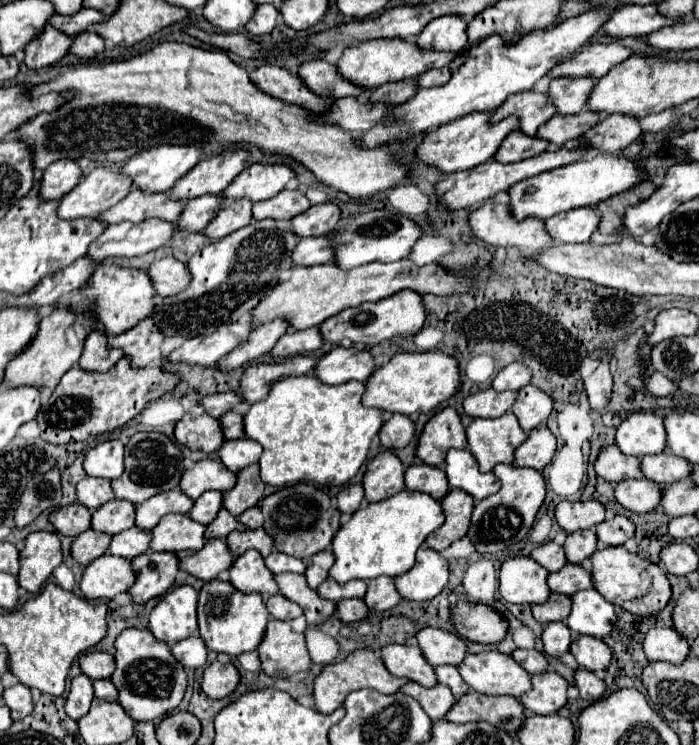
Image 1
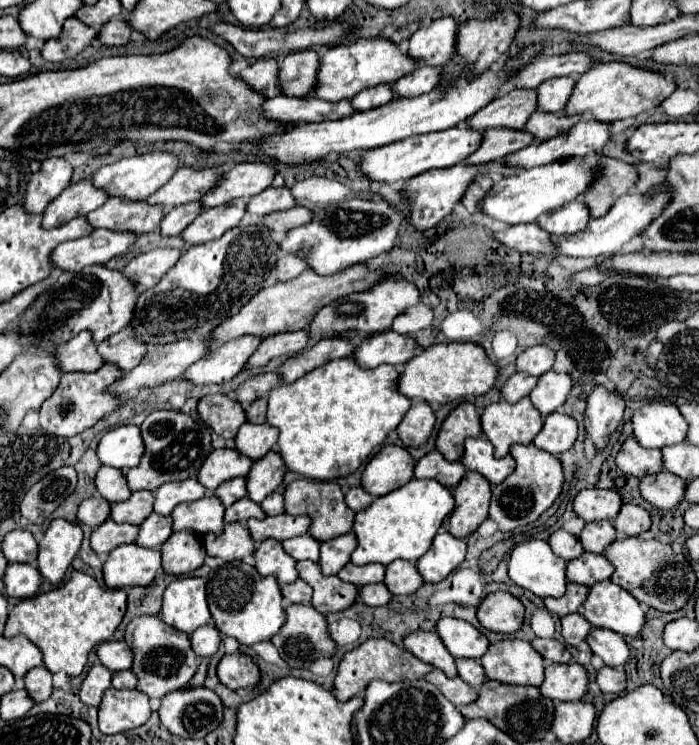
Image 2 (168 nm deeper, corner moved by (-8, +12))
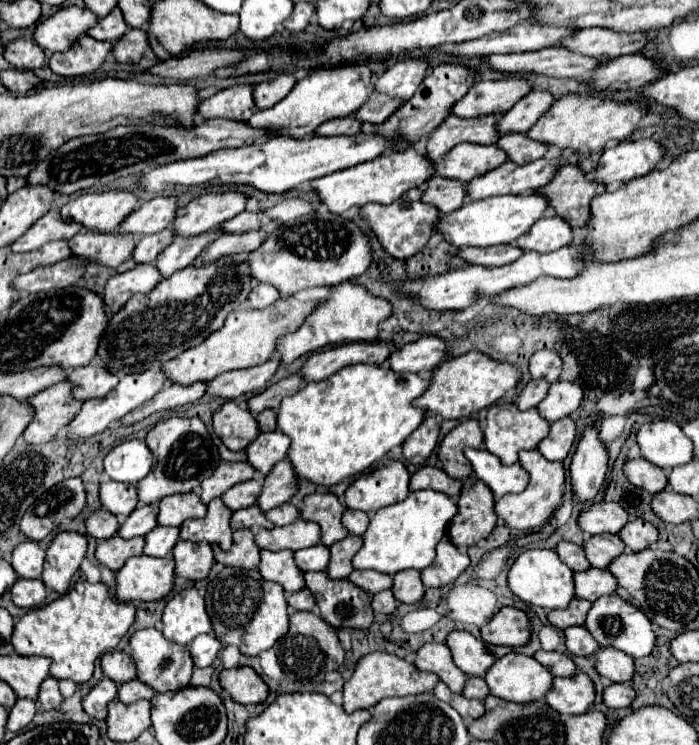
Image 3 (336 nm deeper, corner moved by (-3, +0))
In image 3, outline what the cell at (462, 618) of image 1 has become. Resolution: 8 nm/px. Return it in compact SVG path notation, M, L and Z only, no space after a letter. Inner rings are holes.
M504 606L500 608L494 618L480 628L482 640L488 644L500 646L522 646L530 638L528 618L522 610Z

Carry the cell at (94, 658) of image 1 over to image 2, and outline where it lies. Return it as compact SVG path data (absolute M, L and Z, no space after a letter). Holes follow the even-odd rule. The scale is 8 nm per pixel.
M125 640L103 642L97 648L97 656L99 656L99 660L101 660L103 666L111 668L111 672L129 670L131 664L133 664L133 652L131 652L131 648L127 646Z

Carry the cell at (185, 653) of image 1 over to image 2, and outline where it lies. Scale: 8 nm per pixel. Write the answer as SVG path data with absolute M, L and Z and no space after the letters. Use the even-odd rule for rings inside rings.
M207 624L191 634L191 646L197 656L213 656L221 644L221 634L213 624Z

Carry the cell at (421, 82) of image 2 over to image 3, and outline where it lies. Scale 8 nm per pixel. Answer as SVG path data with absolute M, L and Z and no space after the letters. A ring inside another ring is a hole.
M374 92L374 96L370 96L370 100L354 114L358 116L358 120L362 122L370 122L370 124L384 124L404 102L392 96L386 96L382 92Z

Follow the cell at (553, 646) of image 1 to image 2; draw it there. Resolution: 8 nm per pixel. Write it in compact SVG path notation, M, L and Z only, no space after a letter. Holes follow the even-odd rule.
M577 612L569 614L569 616L563 616L561 626L563 626L561 634L563 634L565 642L571 644L571 646L579 646L591 632L591 624Z

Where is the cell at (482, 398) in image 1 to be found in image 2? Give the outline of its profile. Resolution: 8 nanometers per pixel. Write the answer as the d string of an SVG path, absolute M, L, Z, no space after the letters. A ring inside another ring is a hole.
M517 372L513 374L507 384L503 386L503 400L507 400L509 404L515 404L519 402L519 398L525 398L531 394L531 390L537 386L537 380L535 376L531 374L525 374L525 372Z

